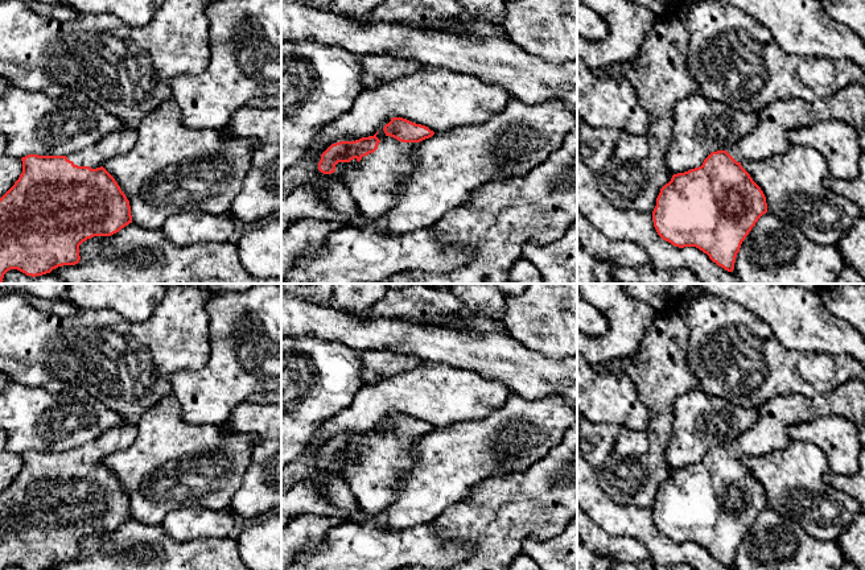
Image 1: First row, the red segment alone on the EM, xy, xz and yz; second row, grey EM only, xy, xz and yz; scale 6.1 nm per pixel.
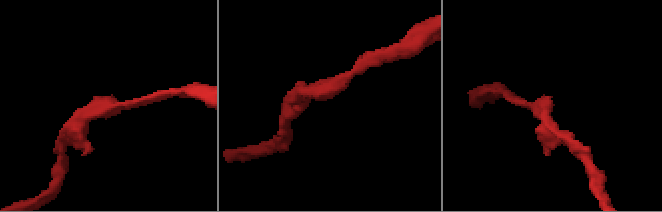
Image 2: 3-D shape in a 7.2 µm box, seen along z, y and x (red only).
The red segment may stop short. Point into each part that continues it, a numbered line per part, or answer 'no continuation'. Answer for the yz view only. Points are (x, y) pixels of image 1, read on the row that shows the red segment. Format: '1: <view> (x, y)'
1: yz (770, 137)

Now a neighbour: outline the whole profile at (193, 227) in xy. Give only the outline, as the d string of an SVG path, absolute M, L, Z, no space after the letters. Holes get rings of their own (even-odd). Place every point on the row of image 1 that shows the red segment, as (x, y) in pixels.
M189 211L170 216L161 231L174 245L188 247L198 243L228 241L232 228L230 214Z

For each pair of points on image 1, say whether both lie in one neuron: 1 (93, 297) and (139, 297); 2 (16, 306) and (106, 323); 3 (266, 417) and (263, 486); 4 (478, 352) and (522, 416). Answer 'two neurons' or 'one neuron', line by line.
1: one neuron
2: one neuron
3: one neuron
4: two neurons

